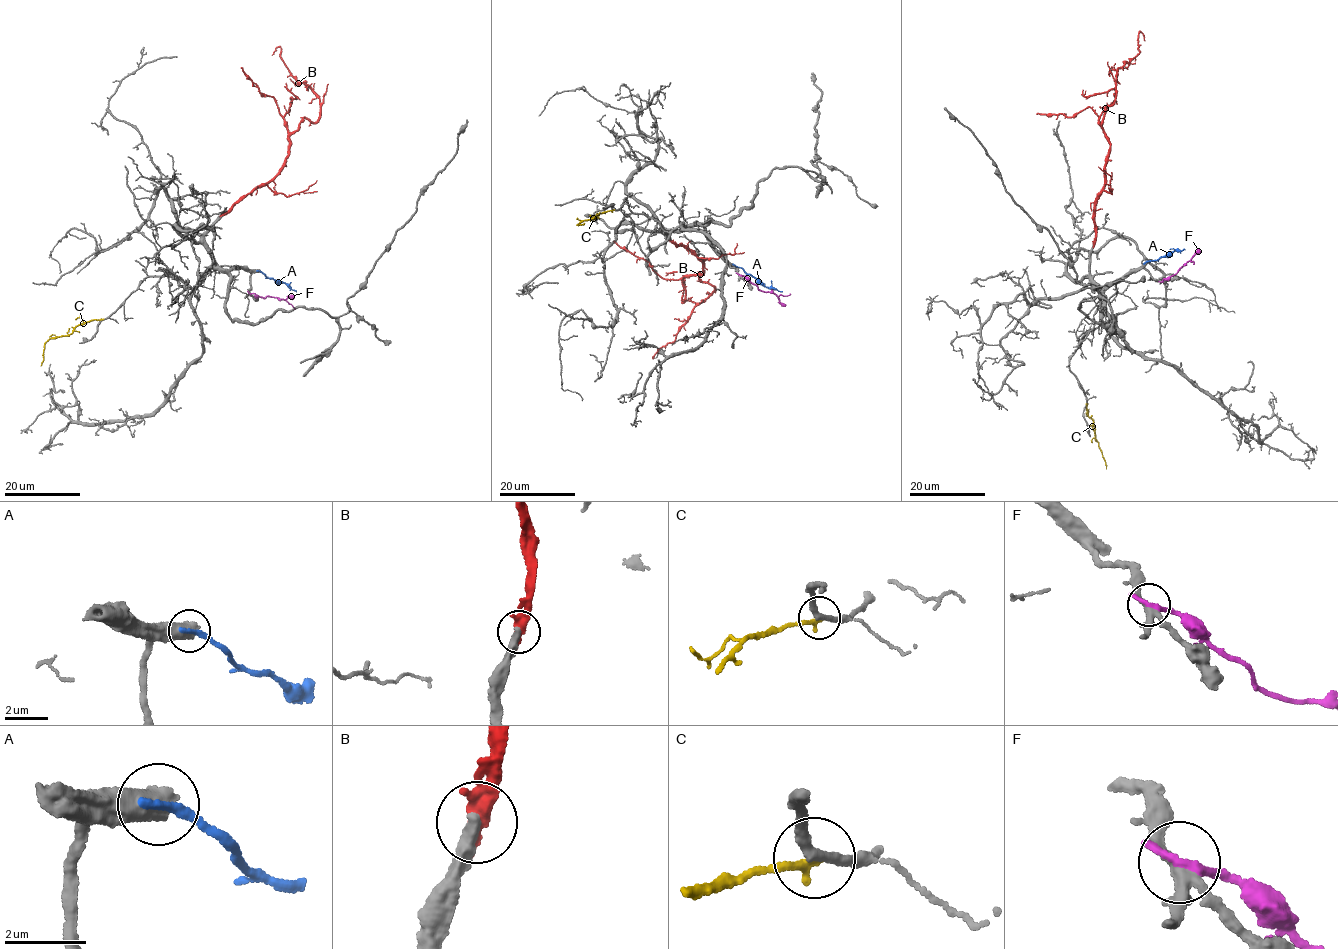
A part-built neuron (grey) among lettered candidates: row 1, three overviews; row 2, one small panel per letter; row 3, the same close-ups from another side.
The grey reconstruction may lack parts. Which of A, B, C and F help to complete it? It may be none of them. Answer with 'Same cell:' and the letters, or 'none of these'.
Same cell: B

